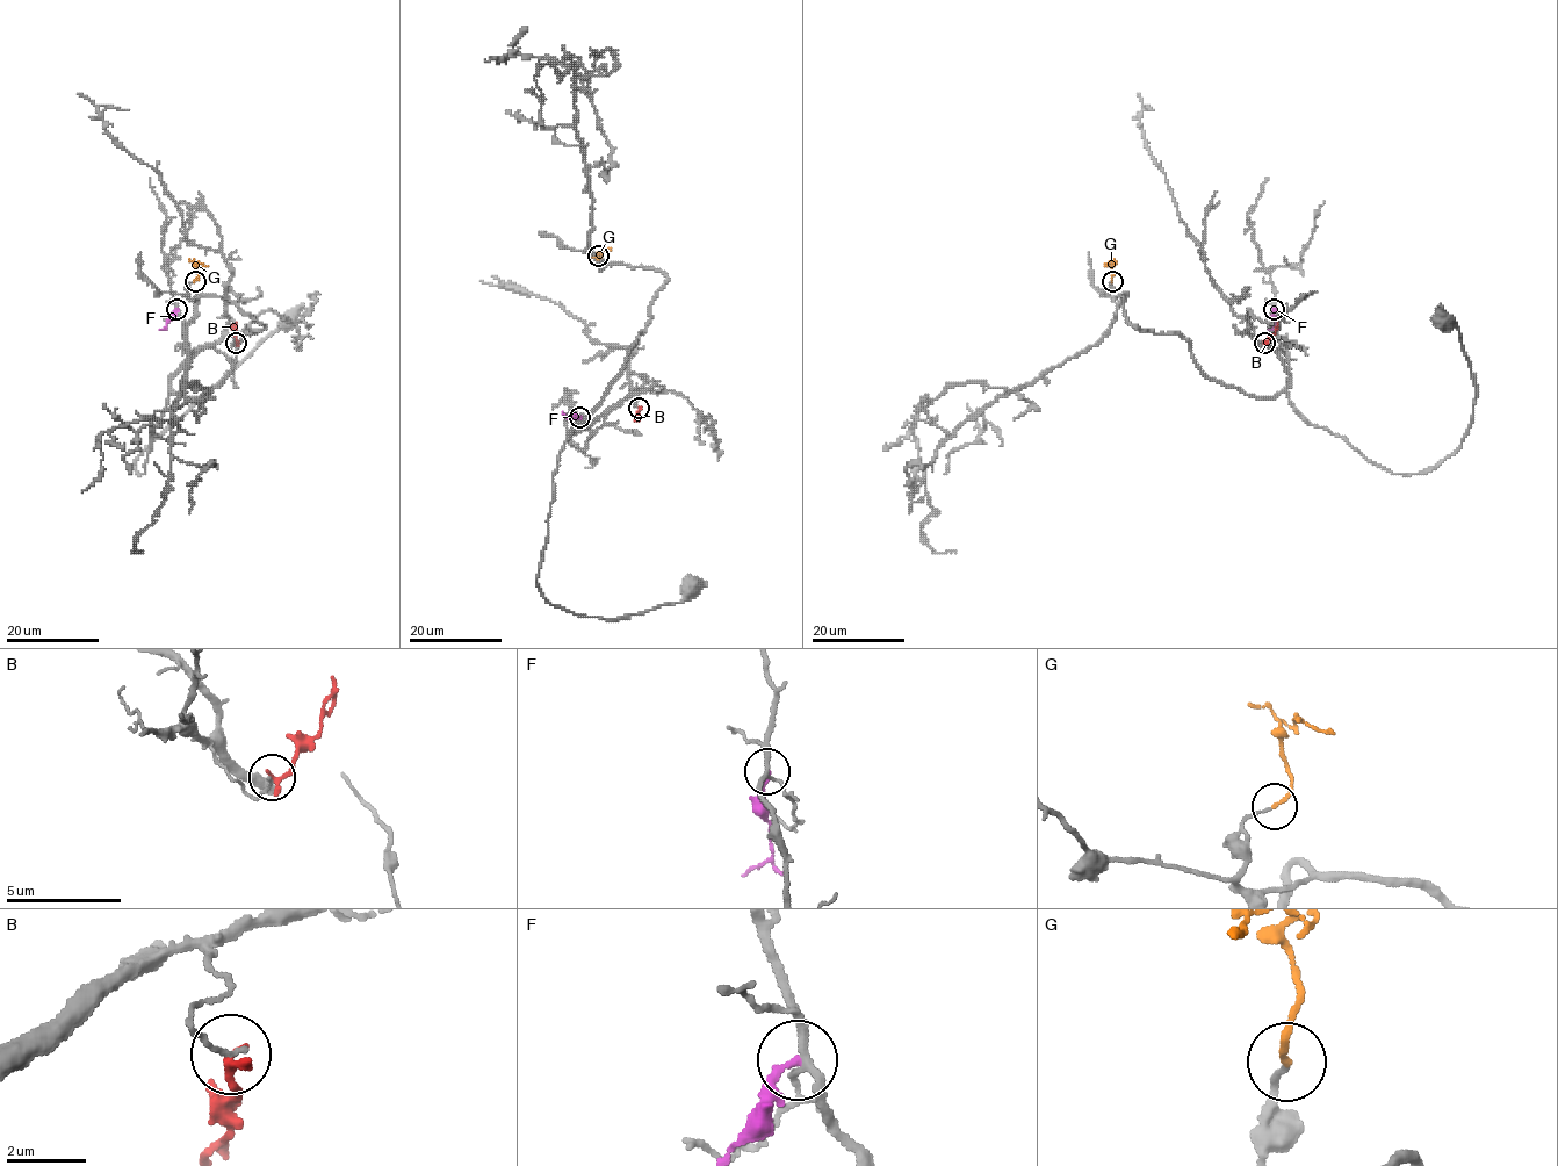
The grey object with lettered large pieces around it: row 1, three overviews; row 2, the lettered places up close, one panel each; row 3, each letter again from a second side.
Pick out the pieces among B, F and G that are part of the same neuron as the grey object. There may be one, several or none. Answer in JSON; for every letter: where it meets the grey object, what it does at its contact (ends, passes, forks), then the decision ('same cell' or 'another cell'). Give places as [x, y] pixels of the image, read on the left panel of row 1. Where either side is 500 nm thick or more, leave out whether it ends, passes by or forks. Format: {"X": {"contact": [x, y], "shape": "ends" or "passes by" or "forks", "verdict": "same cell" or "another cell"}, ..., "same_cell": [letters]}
{"B": {"contact": [236, 343], "shape": "ends", "verdict": "another cell"}, "F": {"contact": [177, 309], "shape": "ends", "verdict": "another cell"}, "G": {"contact": [195, 281], "shape": "ends", "verdict": "same cell"}, "same_cell": ["G"]}

